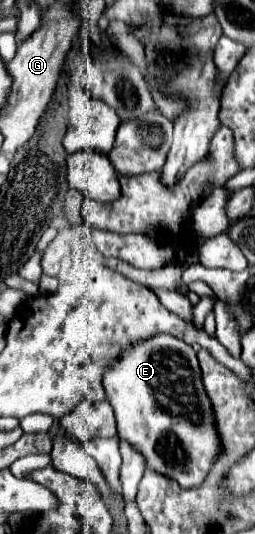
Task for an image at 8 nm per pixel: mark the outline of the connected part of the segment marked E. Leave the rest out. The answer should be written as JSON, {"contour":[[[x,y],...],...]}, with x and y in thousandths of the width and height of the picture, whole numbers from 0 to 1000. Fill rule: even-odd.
{"contour":[[[604,627],[604,635],[557,635],[557,642],[494,650],[463,672],[431,676],[431,687],[408,695],[400,721],[455,777],[463,815],[565,848],[573,875],[698,901],[714,912],[776,912],[863,848],[863,822],[847,815],[839,773],[824,766],[816,740],[792,725],[761,654],[682,627]]]}

